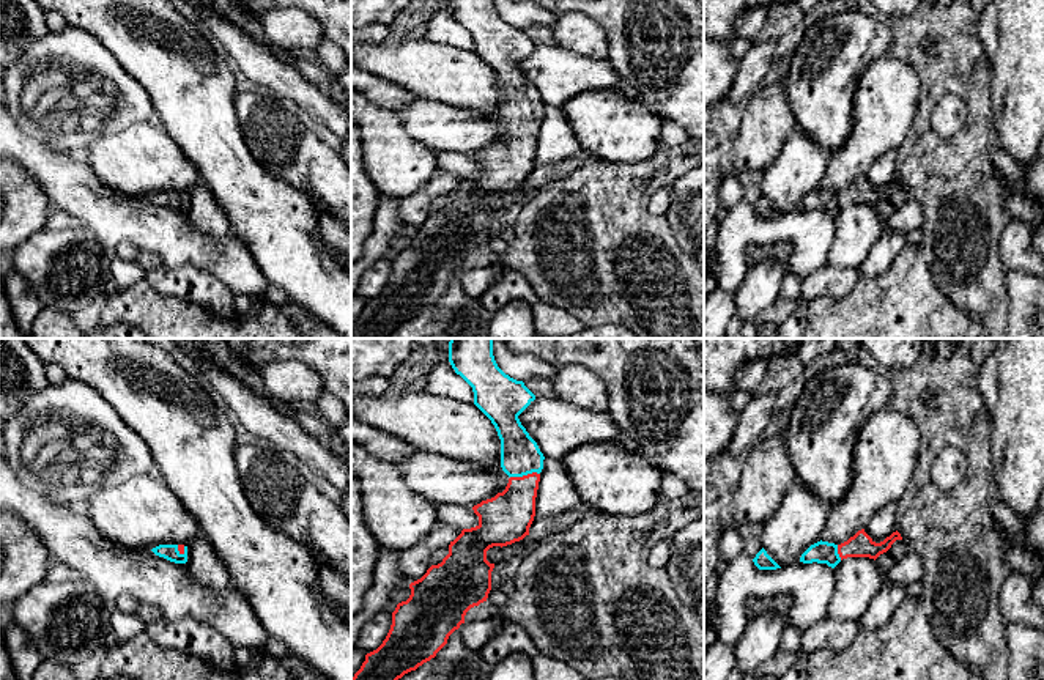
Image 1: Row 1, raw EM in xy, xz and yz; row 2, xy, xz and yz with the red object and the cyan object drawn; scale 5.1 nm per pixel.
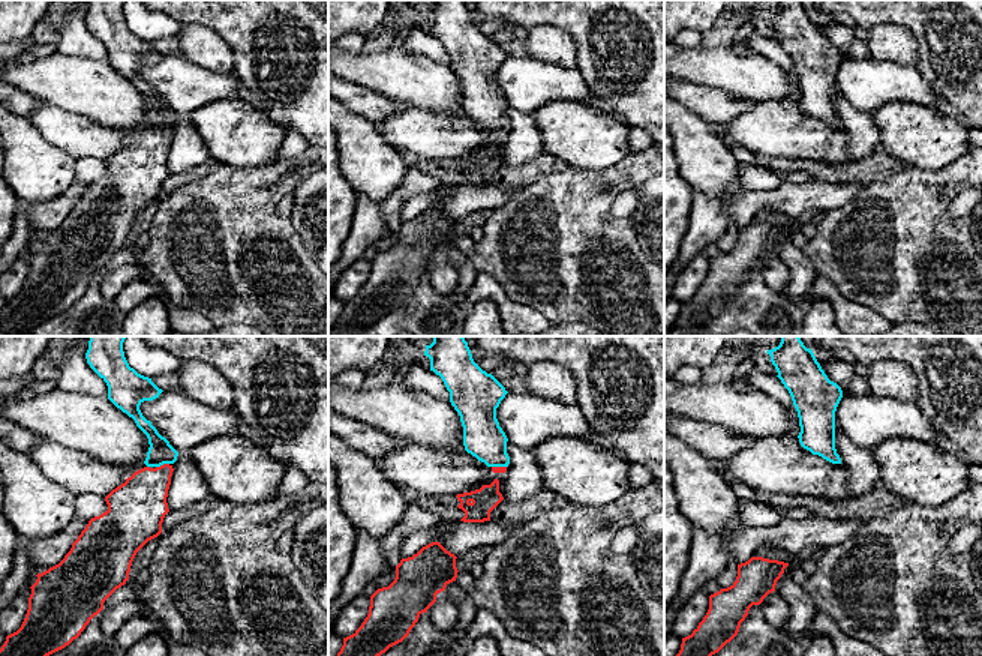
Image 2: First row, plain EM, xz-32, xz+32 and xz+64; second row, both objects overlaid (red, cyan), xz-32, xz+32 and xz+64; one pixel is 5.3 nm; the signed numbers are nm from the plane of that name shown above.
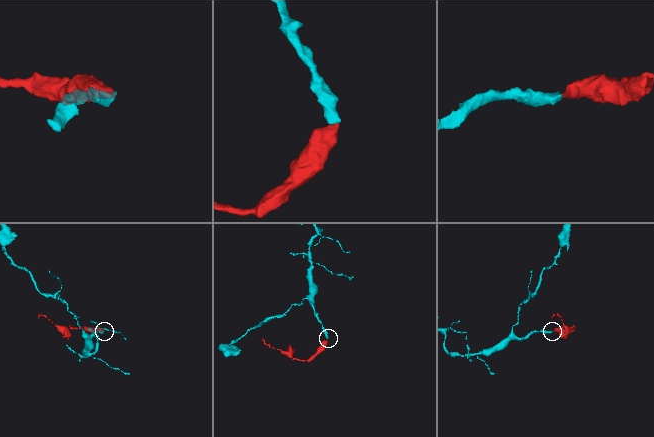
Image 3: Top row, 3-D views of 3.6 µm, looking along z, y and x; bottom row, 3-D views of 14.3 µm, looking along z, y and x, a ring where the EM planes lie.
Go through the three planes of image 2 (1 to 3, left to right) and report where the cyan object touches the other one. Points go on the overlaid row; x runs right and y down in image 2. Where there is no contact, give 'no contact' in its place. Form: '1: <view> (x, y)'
1: xz-32 (164, 464)
2: xz+32 (499, 467)
3: no contact

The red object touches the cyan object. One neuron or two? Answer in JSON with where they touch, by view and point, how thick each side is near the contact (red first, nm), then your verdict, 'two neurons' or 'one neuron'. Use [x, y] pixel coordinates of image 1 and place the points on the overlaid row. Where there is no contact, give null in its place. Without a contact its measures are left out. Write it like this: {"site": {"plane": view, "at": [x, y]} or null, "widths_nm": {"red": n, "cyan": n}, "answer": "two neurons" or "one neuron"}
{"site": {"plane": "xz", "at": [525, 476]}, "widths_nm": {"red": 260, "cyan": 200}, "answer": "one neuron"}

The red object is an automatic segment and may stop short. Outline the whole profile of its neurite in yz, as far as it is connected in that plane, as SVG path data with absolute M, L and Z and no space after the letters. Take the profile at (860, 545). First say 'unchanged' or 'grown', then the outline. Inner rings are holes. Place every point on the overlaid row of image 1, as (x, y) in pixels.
grown; M864 529L858 530L853 537L841 545L817 541L811 545L800 557L803 564L827 564L835 568L842 559L847 557L869 557L877 559L880 554L887 552L896 540L902 540L901 534L896 530L883 541L876 543Z

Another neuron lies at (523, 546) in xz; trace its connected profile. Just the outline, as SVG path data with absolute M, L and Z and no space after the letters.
M526 535L523 540L515 541L507 546L493 546L487 551L487 560L490 564L496 564L498 560L509 559L512 556L526 556L529 551L535 548L537 541Z

